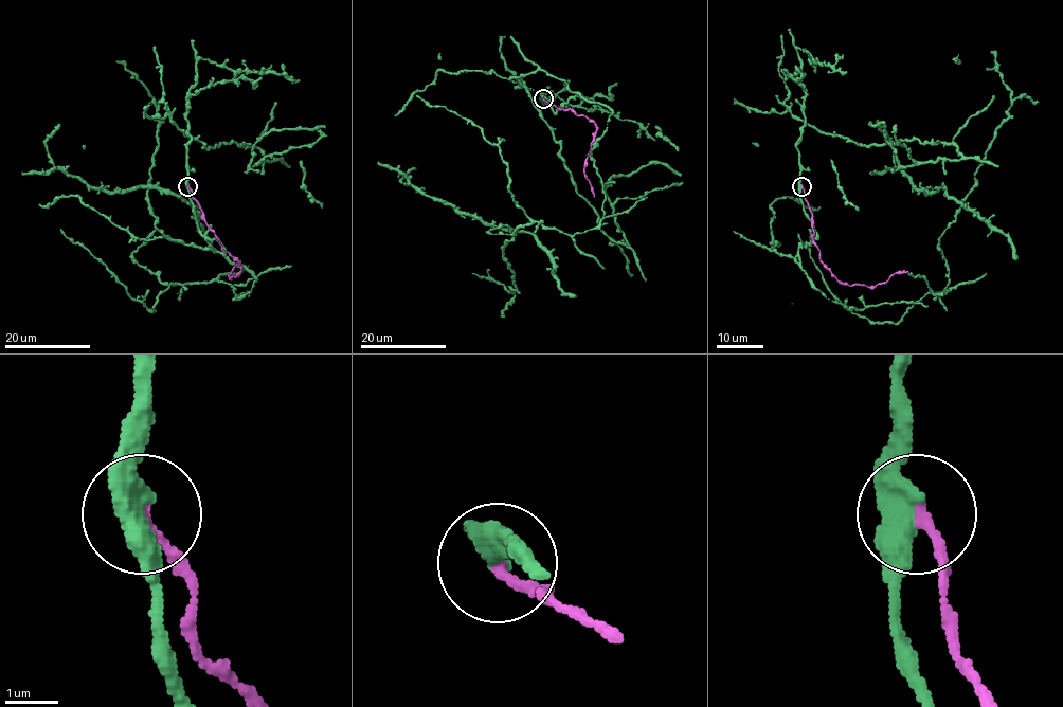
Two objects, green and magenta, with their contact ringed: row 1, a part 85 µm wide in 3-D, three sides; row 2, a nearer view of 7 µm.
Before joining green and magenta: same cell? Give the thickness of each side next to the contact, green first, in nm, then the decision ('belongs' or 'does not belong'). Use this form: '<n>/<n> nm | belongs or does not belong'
460/200 nm | does not belong

